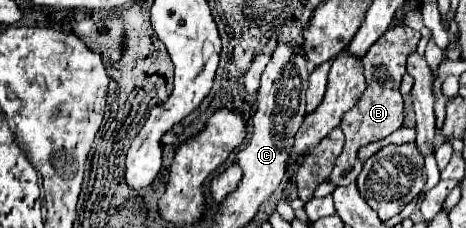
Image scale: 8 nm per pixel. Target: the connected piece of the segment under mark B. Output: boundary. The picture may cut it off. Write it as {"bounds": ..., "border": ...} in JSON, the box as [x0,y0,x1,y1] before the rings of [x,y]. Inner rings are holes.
{"bounds":[330,24,422,186],"border":[[[392,24],[368,50],[368,54],[362,58],[364,62],[364,76],[366,76],[366,90],[360,96],[360,100],[356,102],[356,106],[352,110],[348,110],[342,116],[340,128],[346,136],[346,144],[342,154],[336,160],[336,166],[330,174],[330,182],[334,182],[336,186],[348,186],[350,182],[354,182],[362,170],[362,162],[358,158],[358,150],[370,142],[378,142],[386,136],[390,136],[394,130],[398,130],[402,126],[404,114],[404,102],[402,102],[402,94],[400,94],[400,82],[402,76],[406,72],[406,58],[410,52],[416,50],[418,40],[422,38],[420,32],[404,26],[404,24]]]}

